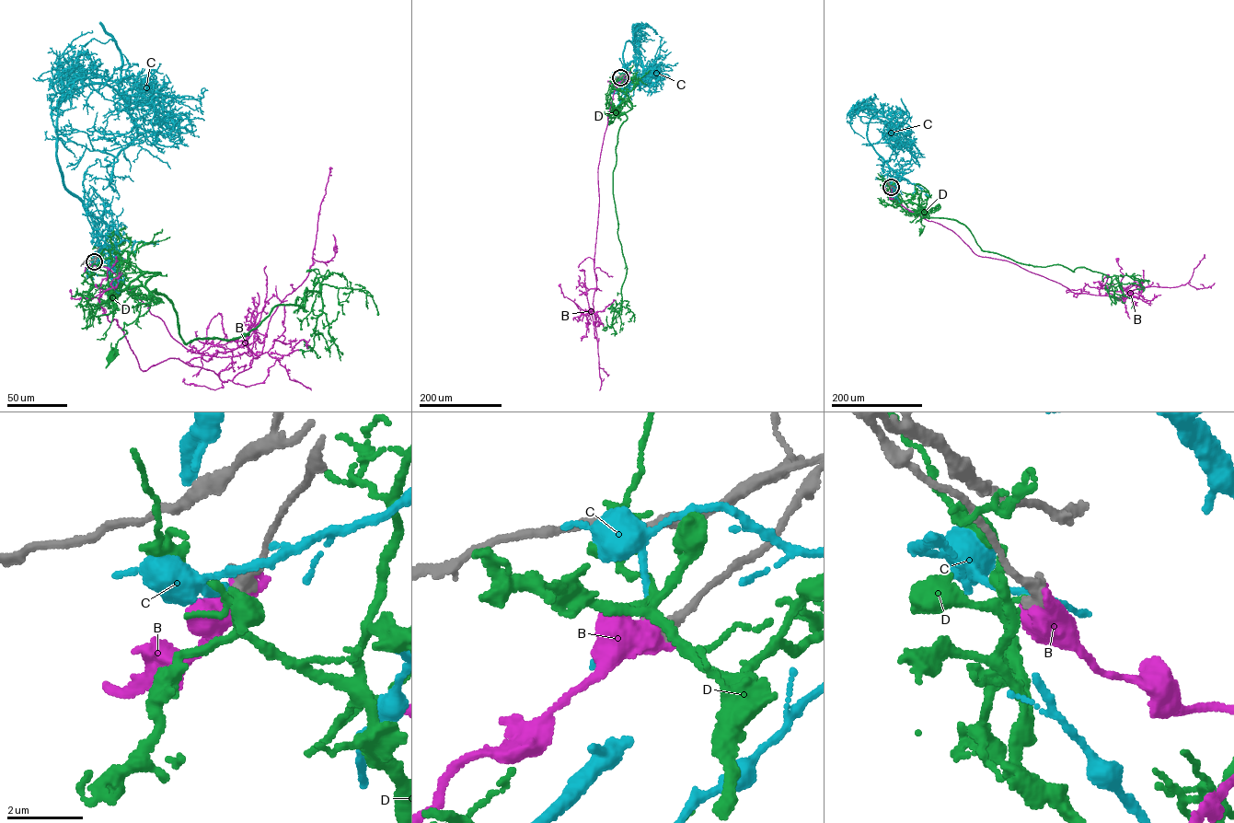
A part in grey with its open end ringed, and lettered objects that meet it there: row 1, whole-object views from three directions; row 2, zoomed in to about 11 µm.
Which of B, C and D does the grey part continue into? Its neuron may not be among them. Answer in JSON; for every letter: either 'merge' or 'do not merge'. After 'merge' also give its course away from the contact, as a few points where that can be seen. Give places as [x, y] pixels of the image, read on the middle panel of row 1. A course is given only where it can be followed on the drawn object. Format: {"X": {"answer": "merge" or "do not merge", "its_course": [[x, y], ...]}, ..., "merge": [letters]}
{"B": {"answer": "merge", "its_course": [[620, 77], [625, 84], [621, 81], [615, 89], [598, 166], [593, 310], [588, 313], [564, 297], [559, 285]]}, "C": {"answer": "do not merge"}, "D": {"answer": "do not merge"}, "merge": ["B"]}

